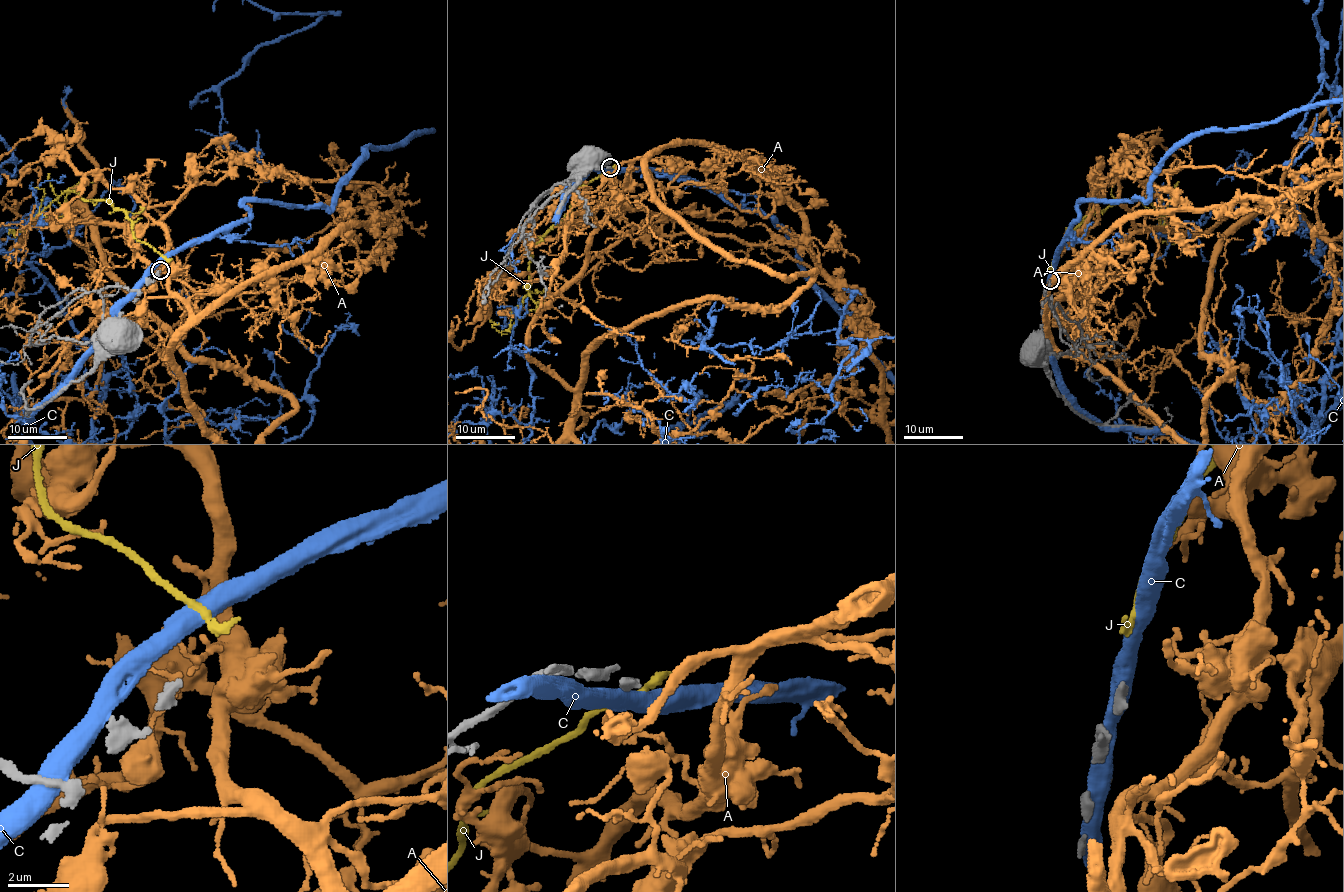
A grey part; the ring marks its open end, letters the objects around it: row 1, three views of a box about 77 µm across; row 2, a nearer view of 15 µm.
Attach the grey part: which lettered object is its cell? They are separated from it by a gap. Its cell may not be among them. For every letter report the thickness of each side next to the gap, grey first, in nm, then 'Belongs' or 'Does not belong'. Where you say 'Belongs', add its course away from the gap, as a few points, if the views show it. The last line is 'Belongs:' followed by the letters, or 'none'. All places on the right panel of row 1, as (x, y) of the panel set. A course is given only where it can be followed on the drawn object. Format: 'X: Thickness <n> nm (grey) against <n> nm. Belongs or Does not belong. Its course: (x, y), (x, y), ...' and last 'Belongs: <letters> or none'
A: Thickness 280 nm (grey) against 140 nm. Does not belong
C: Thickness 280 nm (grey) against 500 nm. Does not belong
J: Thickness 280 nm (grey) against 280 nm. Belongs
Belongs: J

